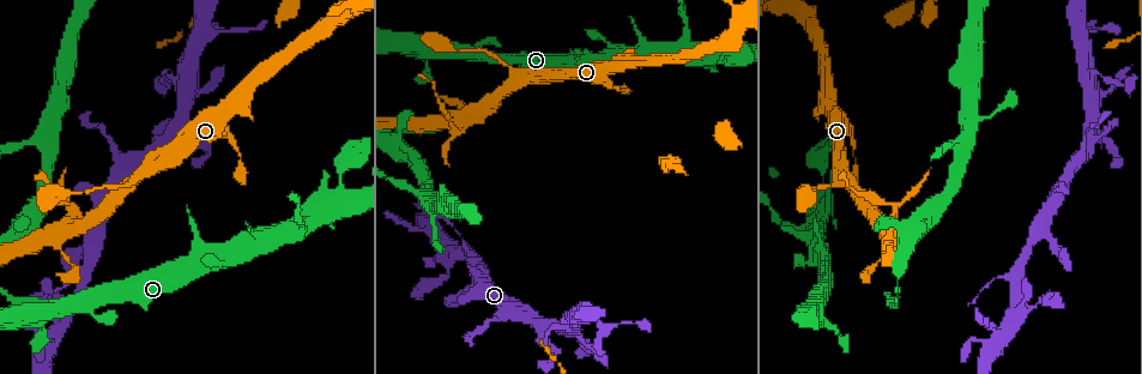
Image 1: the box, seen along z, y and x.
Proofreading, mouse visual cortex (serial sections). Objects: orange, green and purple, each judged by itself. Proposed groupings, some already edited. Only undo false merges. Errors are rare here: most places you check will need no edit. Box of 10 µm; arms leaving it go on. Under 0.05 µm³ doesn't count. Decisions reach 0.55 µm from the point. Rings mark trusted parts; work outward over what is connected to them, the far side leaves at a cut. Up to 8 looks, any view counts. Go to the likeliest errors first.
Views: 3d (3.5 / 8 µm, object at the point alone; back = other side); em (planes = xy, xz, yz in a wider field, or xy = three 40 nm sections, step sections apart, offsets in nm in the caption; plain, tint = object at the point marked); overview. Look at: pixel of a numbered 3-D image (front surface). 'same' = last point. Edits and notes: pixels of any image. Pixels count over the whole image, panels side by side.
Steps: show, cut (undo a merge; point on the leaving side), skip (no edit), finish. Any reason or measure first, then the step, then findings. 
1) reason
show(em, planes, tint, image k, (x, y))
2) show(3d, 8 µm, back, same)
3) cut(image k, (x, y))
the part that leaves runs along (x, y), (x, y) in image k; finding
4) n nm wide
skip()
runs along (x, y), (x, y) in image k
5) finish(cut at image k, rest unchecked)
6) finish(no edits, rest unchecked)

abrupt turn
show(em, xy, step 1, tint, image 1, (1090, 99))

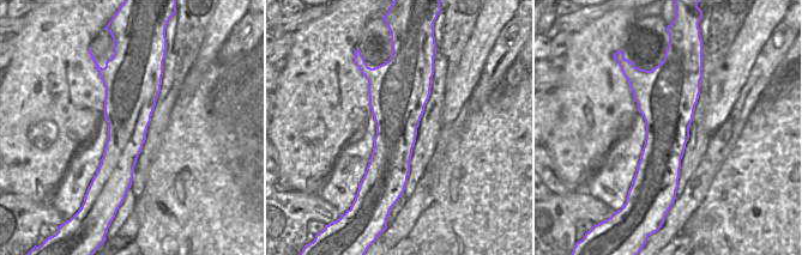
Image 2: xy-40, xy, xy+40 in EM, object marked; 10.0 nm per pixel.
see where the arms go
show(3d, 3.5 µm, same)

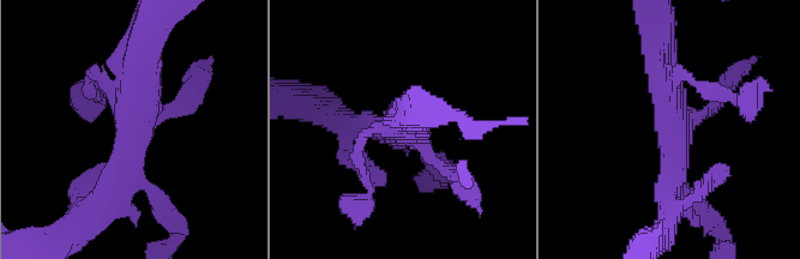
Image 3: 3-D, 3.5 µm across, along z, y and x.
skip()
runs along (101, 198), (126, 161), (137, 50) in image 3; continuous, no second cell

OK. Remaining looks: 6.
thin neck
show(3d, 3.5 µm, image 1, (65, 253))

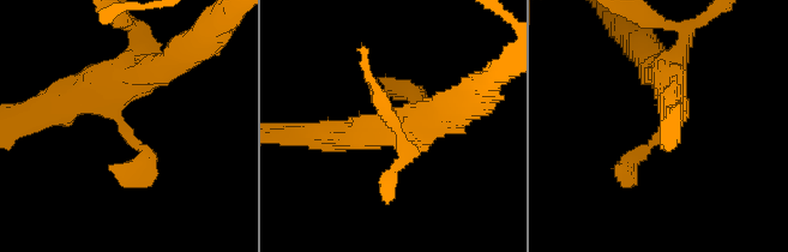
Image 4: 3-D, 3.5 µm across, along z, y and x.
now the EM
show(em, xy, step 3, tint, image 4, (659, 127))

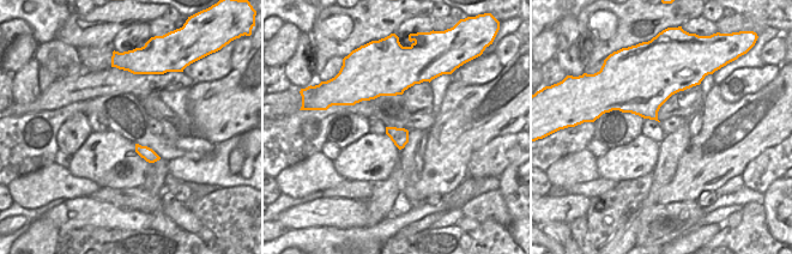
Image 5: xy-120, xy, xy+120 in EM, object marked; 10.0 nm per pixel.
170 nm wide
skip()
runs along (665, 78), (661, 130), (618, 167) in image 4; all the same cell

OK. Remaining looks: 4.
sharp bend
show(3d, 3.5 µm, image 1, (1018, 310))

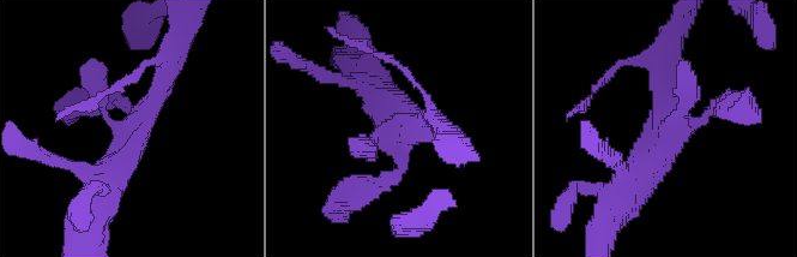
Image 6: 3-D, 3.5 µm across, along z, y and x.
show(em, xy, step 2, tint, image 6, (399, 129))

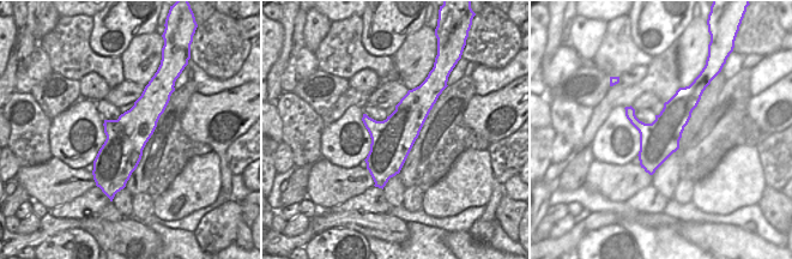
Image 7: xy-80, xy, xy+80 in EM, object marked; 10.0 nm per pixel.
skip()
runs along (173, 63), (107, 177), (107, 192) in image 6; one cell here

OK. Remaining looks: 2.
thin neck
show(3d, 3.5 µm, image 1, (73, 192))

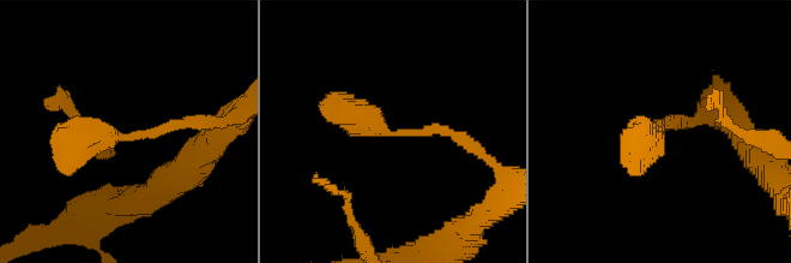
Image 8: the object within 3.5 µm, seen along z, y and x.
arms of 150, 400 nm
show(em, xy, step 1, tint, image 8, (660, 134))

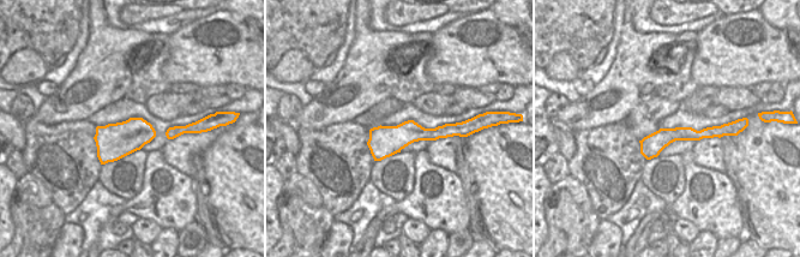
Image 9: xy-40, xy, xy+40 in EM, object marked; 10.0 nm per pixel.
skip()
runs along (201, 125), (83, 136), (65, 165) in image 8; one cell here

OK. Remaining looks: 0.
finish(no edits, rest unchecked)

